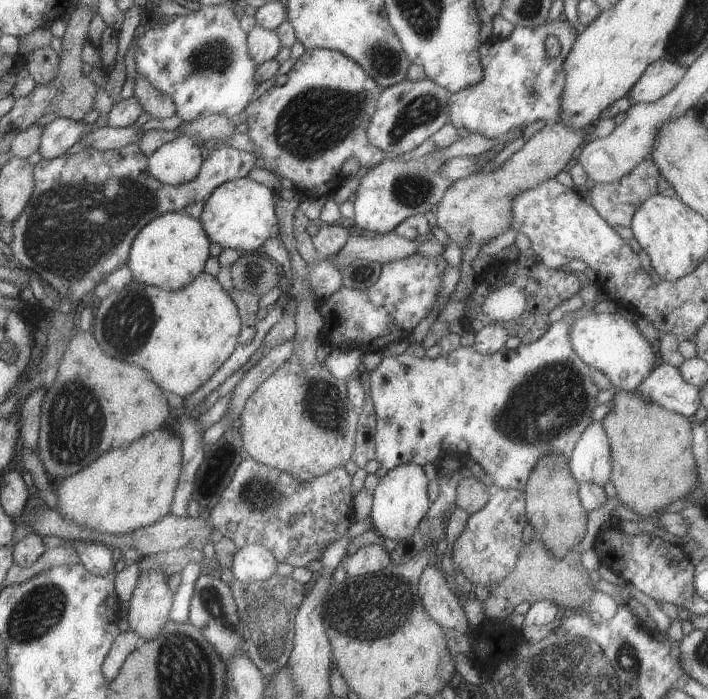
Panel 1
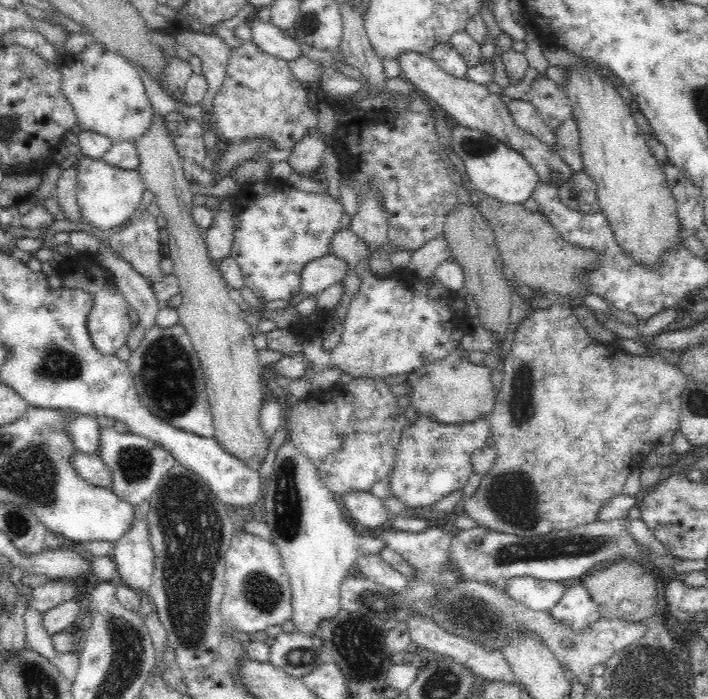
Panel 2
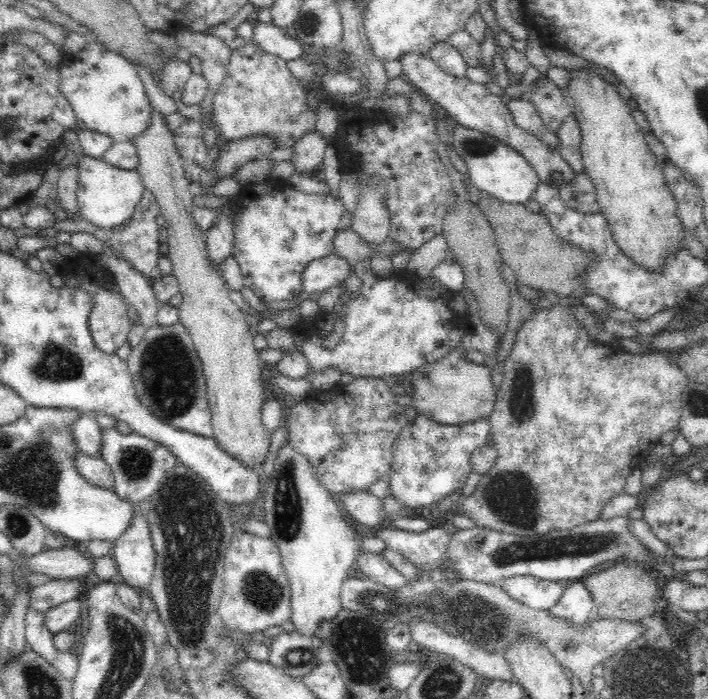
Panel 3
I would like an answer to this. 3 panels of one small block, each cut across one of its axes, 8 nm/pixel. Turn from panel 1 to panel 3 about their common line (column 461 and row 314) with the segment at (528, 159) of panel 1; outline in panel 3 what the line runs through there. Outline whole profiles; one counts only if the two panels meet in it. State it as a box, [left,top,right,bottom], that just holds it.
[132,110,270,472]

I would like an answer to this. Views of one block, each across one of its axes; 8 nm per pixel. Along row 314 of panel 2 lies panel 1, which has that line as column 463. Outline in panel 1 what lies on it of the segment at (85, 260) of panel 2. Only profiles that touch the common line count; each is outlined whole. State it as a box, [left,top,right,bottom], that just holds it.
[448,19,583,138]

